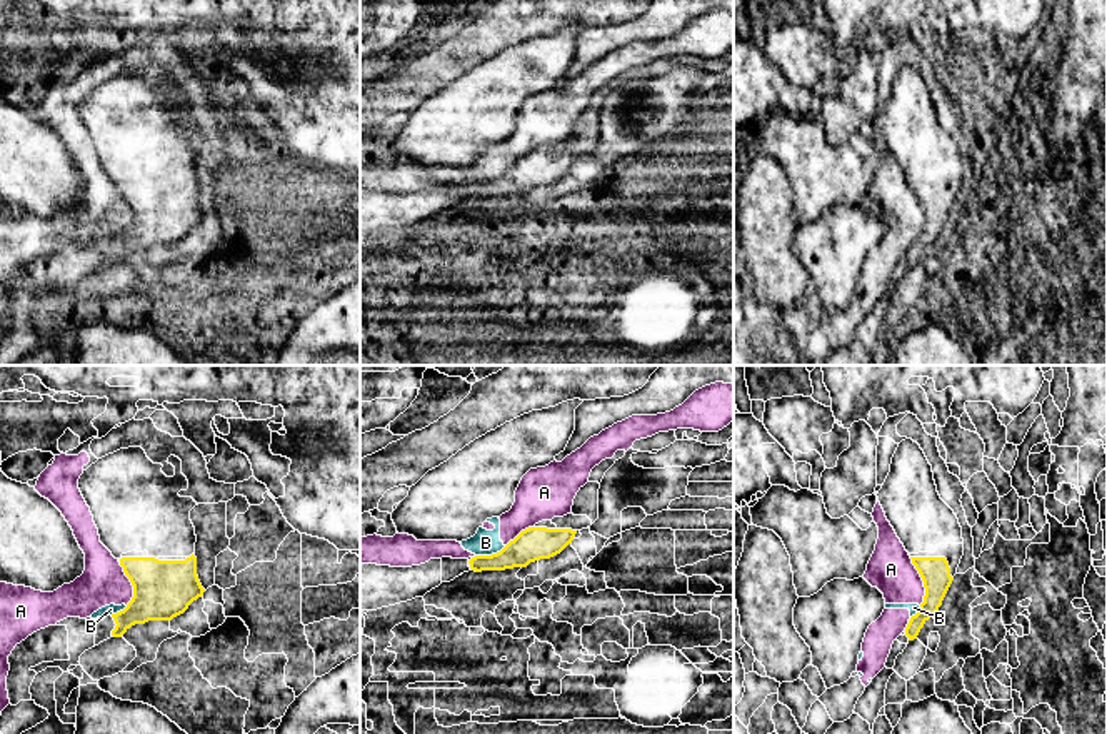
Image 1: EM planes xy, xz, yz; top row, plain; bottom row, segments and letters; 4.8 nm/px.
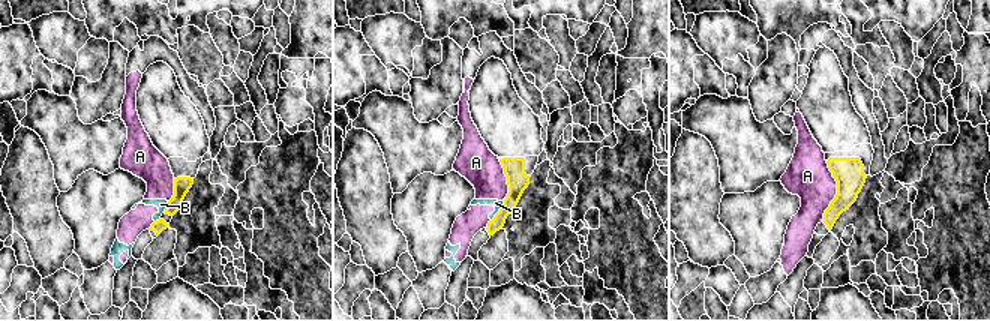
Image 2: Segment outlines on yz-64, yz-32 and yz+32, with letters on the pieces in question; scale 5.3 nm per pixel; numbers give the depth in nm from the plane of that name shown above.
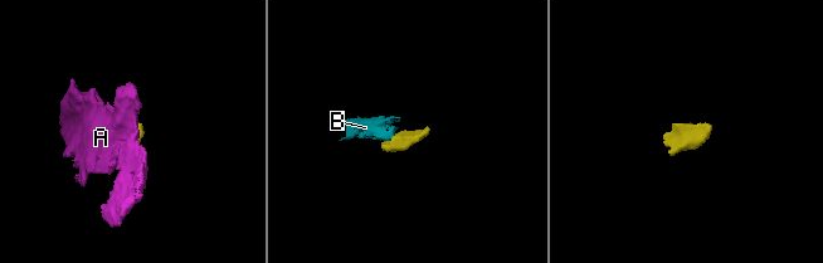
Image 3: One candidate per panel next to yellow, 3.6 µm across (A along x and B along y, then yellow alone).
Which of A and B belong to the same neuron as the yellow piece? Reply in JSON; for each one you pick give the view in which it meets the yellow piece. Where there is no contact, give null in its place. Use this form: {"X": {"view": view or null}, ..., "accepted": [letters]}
{"accepted": []}

